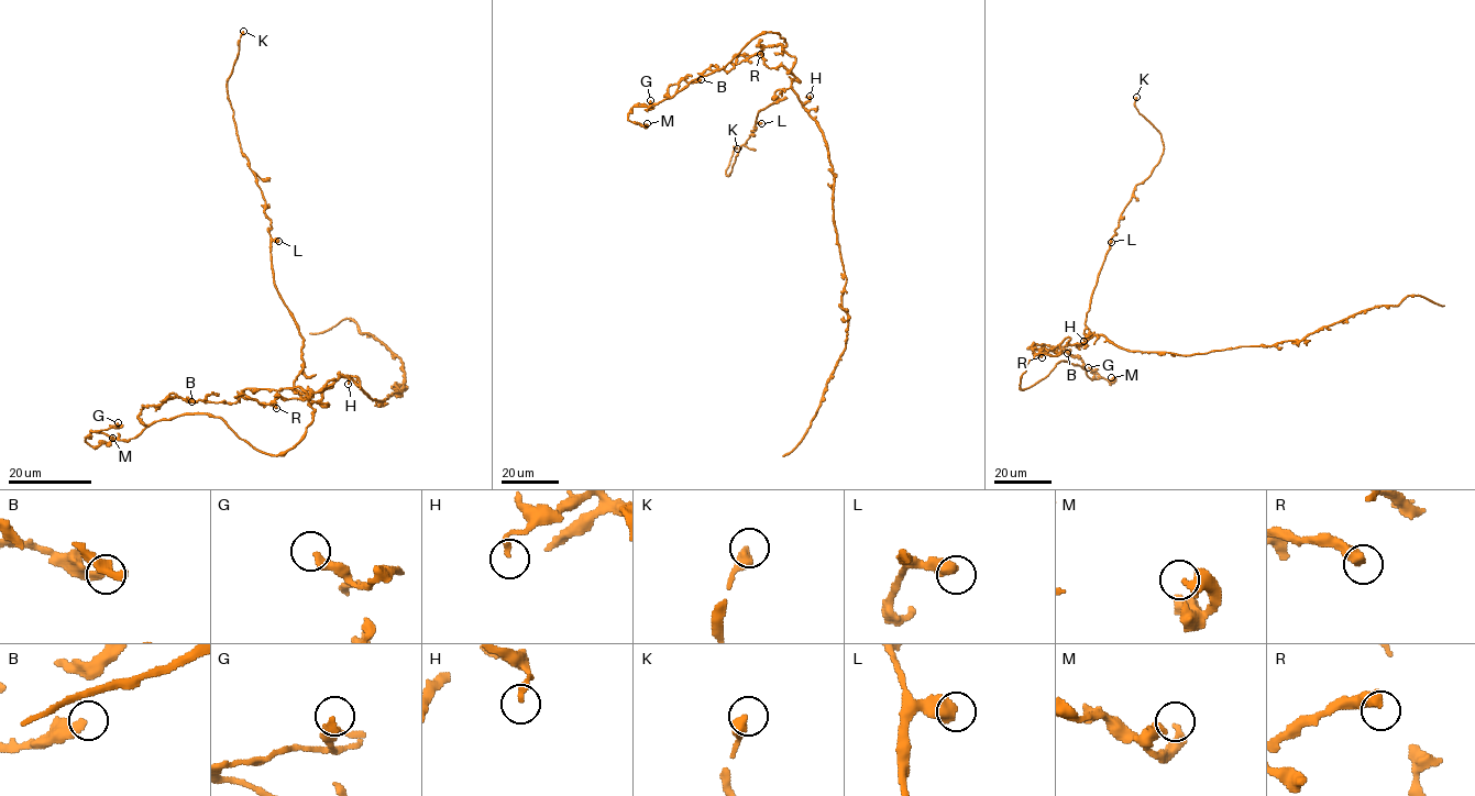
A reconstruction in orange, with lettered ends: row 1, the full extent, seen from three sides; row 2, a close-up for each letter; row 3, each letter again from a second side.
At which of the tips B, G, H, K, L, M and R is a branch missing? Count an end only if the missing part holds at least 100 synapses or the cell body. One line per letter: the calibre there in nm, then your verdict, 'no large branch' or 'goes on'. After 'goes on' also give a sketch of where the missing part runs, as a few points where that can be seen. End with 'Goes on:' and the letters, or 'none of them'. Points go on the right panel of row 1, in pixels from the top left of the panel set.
B: 320 nm | no large branch
G: 280 nm | no large branch
H: 220 nm | no large branch
K: 400 nm | no large branch
L: 600 nm | no large branch
M: 400 nm | no large branch
R: 480 nm | no large branch
Goes on: none of them

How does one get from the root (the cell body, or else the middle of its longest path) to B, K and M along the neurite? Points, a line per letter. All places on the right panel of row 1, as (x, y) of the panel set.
B: (1111, 343), (1066, 338), (1059, 354), (1028, 362), (1020, 387), (1060, 361), (1085, 368), (1067, 353)
K: (1111, 343), (1093, 335), (1076, 344), (1086, 343), (1120, 214), (1163, 153), (1136, 97)
M: (1111, 343), (1066, 338), (1059, 354), (1028, 362), (1020, 387), (1060, 361), (1111, 377)

